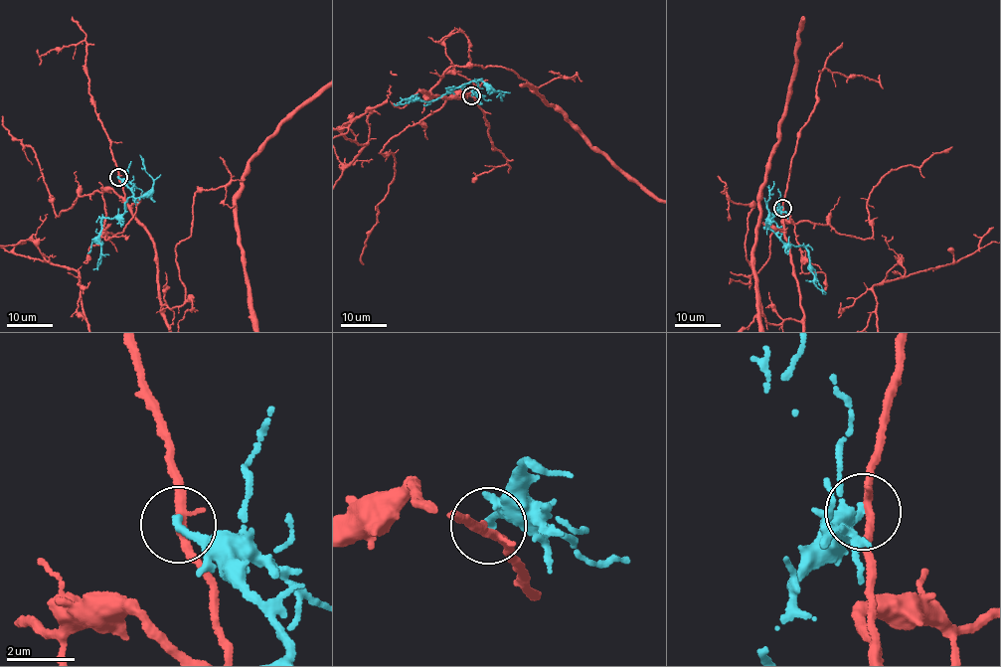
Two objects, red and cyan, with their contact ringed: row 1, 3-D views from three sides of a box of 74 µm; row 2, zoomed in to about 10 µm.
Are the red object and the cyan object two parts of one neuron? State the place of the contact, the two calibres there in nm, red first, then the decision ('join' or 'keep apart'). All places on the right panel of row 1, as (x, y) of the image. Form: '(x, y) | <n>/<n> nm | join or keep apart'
(782, 208) | 240/200 nm | keep apart

